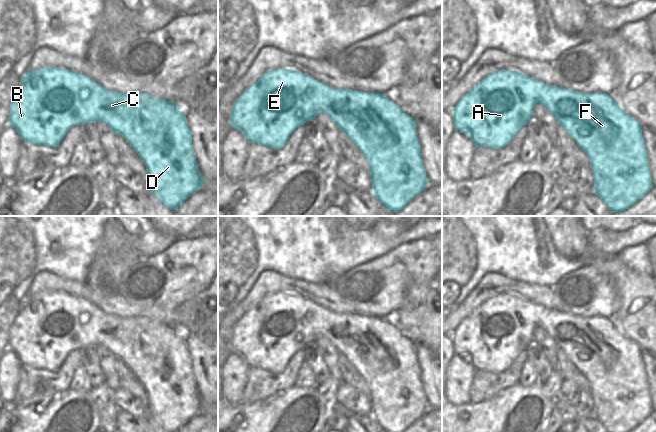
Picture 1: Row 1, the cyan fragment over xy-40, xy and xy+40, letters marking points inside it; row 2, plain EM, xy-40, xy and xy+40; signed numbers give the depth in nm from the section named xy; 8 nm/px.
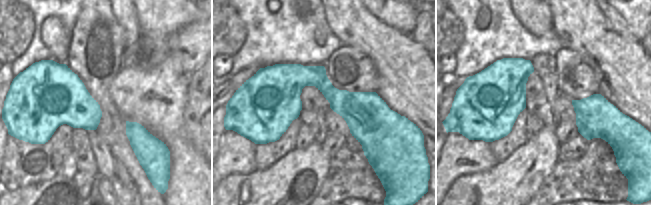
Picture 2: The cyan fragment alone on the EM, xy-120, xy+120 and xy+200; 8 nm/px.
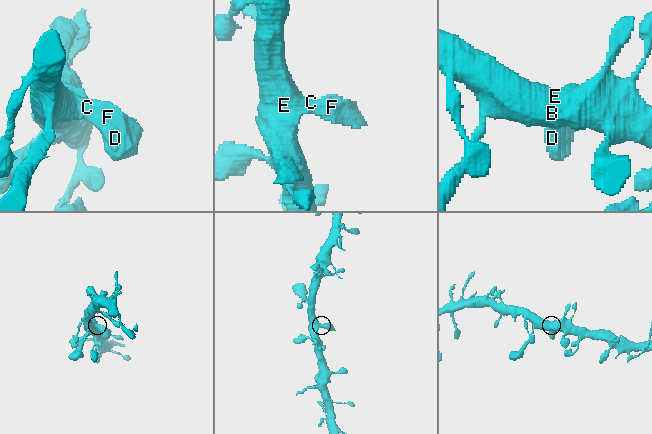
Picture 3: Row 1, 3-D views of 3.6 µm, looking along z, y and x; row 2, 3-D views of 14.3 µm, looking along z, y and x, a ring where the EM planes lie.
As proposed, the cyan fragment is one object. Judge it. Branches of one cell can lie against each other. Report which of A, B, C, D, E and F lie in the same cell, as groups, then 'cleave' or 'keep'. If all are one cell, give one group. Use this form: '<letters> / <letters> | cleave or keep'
A B C D E F | keep

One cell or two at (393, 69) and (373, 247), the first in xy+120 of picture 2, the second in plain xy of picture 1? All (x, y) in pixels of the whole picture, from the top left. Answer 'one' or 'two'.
two

